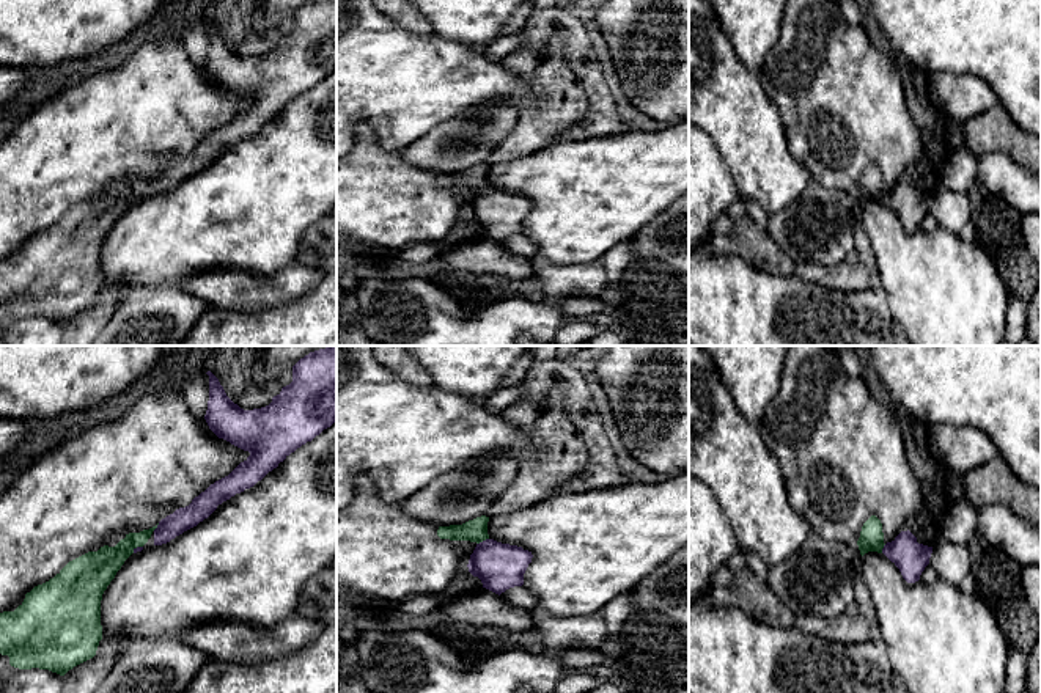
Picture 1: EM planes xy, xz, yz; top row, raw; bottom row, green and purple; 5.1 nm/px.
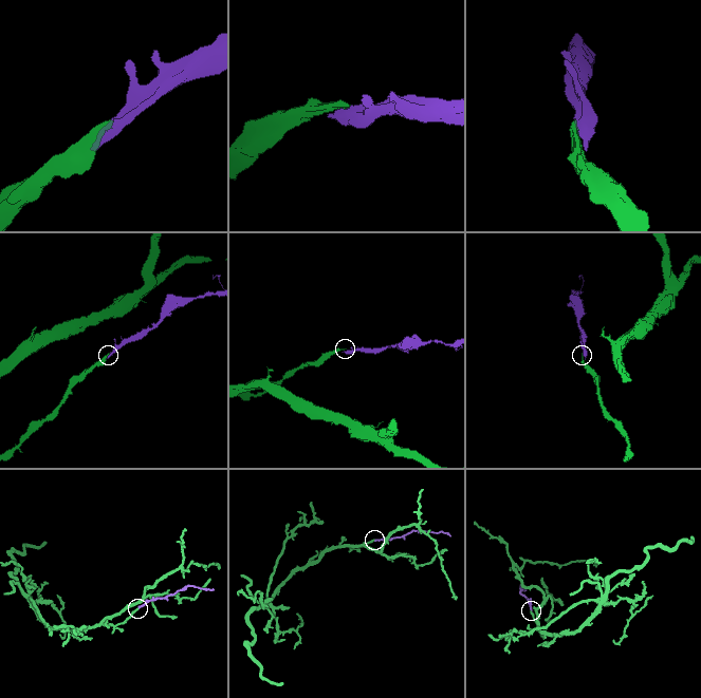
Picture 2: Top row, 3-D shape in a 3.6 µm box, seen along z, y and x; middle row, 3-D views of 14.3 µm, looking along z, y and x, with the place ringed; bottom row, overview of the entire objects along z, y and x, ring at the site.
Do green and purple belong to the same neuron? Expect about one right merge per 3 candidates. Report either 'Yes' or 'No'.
Yes

